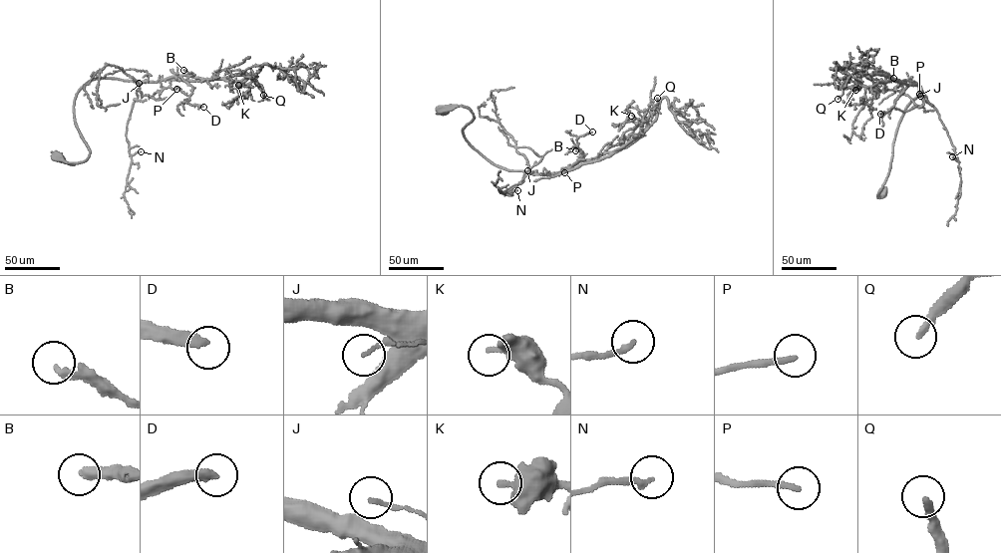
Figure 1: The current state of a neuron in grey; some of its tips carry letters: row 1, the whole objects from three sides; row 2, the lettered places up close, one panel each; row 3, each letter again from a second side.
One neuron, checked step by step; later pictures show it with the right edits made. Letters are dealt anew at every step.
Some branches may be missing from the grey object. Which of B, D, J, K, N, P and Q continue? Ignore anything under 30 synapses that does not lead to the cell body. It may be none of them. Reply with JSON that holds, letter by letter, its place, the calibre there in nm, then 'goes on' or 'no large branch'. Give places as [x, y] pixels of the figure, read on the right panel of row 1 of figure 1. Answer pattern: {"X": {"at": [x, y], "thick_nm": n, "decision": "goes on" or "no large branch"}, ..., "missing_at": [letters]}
{"B": {"at": [893, 78], "thick_nm": 280, "decision": "no large branch"}, "D": {"at": [880, 114], "thick_nm": 360, "decision": "goes on"}, "J": {"at": [920, 96], "thick_nm": 130, "decision": "no large branch"}, "K": {"at": [855, 90], "thick_nm": 320, "decision": "no large branch"}, "N": {"at": [952, 156], "thick_nm": 220, "decision": "no large branch"}, "P": {"at": [919, 94], "thick_nm": 200, "decision": "no large branch"}, "Q": {"at": [837, 99], "thick_nm": 240, "decision": "no large branch"}, "missing_at": ["D"]}

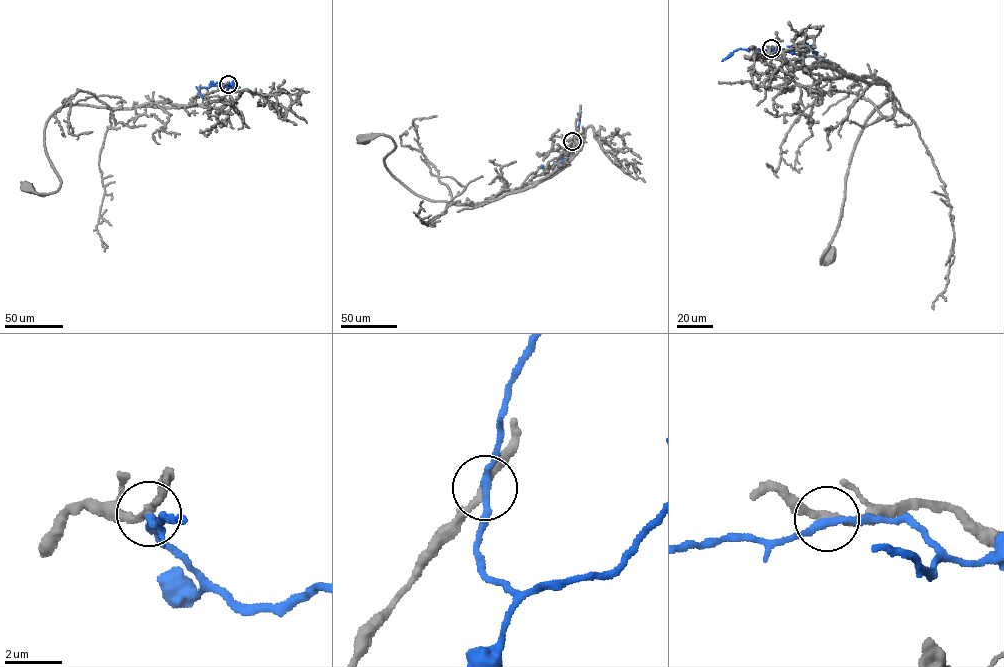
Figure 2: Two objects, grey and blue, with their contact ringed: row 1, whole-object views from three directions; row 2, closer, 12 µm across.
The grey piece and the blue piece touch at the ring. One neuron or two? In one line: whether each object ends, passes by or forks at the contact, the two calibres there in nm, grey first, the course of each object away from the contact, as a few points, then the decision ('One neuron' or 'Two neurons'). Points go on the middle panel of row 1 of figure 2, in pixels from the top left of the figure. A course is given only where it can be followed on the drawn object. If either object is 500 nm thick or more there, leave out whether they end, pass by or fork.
At the ring grey passes by. At the ring blue passes by. Thickness 240 nm (grey) against 240 nm. Course of grey: (572, 141), (554, 166), (523, 186), (457, 204), (415, 194), (385, 166), (394, 142), (364, 138). Course of blue: (572, 141), (573, 149), (565, 159), (552, 166), (541, 167), (543, 165). Two neurons

